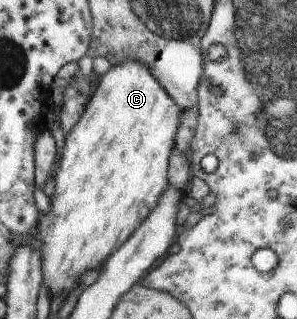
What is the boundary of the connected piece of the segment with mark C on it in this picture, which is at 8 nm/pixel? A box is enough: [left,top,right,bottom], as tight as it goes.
[34,58,181,301]

